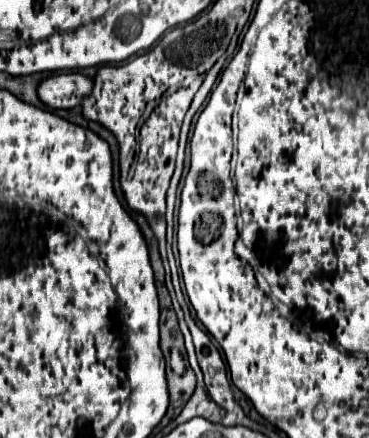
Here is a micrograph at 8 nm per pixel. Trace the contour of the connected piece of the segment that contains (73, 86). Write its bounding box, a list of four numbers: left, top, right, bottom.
[36,73,92,109]

